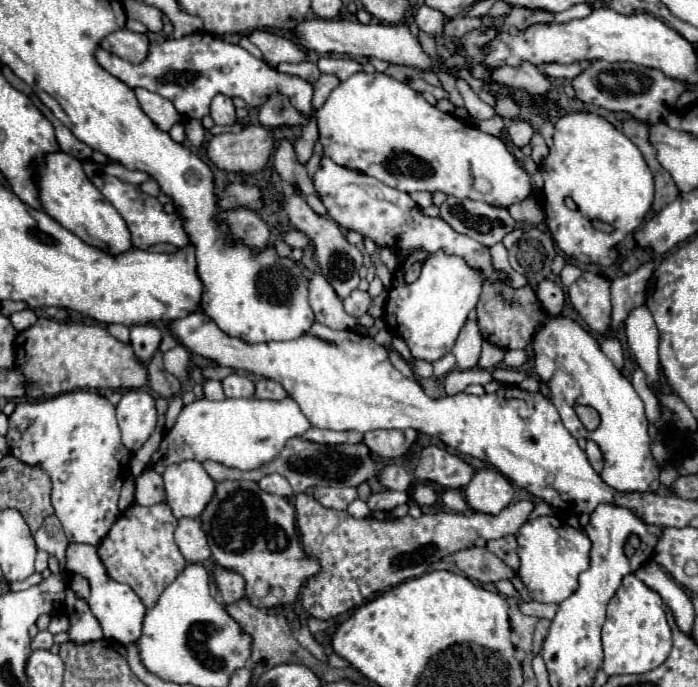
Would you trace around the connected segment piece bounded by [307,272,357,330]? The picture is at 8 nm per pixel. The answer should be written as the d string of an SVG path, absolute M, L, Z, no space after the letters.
M313 272L309 278L309 304L313 308L315 320L333 328L333 330L347 330L357 326L357 318L349 316L343 310L343 302L337 298L331 284L319 274Z

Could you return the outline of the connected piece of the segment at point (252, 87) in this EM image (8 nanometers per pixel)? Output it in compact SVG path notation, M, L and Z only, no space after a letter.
M205 30L195 34L183 36L179 40L165 40L161 44L153 44L149 48L147 58L141 64L131 64L103 48L97 48L95 58L101 68L109 74L125 82L129 88L147 88L149 92L157 92L159 96L171 100L177 112L185 118L203 118L209 114L209 104L215 94L225 96L241 96L247 106L257 108L261 106L271 94L285 94L291 98L291 104L301 112L307 114L311 110L311 96L313 86L297 76L287 76L269 68L263 60L251 56L237 44L229 44L217 36L211 36Z

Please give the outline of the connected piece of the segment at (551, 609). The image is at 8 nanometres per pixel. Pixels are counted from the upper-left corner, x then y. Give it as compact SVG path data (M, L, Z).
M523 602L521 610L529 616L537 616L537 618L547 618L551 620L557 612L557 604L541 604L541 602Z

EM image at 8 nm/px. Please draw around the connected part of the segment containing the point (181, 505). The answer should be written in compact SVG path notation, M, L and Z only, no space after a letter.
M195 460L171 464L163 472L165 502L175 518L197 518L213 498L215 482Z

